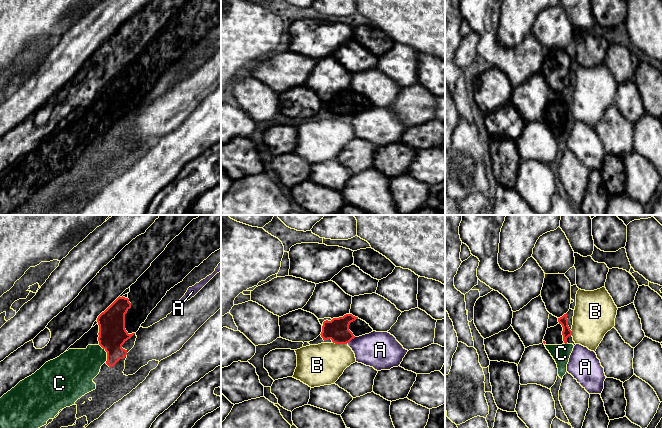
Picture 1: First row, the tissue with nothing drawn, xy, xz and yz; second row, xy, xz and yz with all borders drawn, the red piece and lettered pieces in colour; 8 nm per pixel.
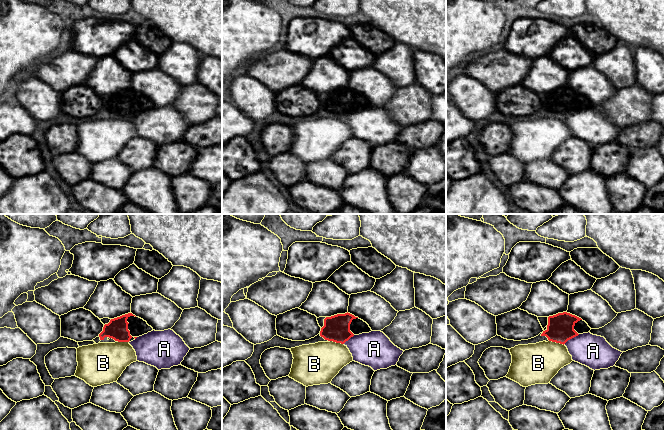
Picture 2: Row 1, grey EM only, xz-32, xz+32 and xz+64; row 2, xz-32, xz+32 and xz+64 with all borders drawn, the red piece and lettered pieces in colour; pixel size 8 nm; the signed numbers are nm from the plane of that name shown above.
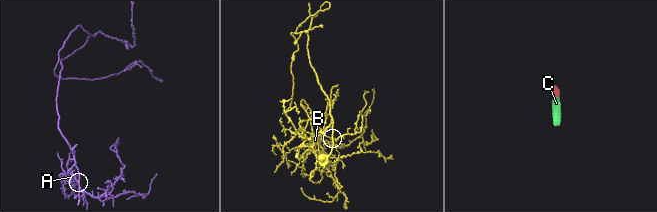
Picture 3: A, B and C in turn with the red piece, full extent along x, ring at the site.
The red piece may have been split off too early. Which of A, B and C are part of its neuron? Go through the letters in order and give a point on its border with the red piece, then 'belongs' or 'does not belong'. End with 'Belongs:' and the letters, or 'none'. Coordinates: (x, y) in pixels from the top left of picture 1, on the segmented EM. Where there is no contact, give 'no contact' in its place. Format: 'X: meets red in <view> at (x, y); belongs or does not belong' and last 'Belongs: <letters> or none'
A: meets red in xz at (350, 340); does not belong
B: meets red in xz at (340, 343); does not belong
C: meets red in xy at (107, 353); belongs
Belongs: C

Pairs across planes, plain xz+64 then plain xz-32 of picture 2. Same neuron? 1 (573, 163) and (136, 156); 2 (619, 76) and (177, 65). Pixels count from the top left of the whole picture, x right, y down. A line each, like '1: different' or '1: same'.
1: same
2: same

